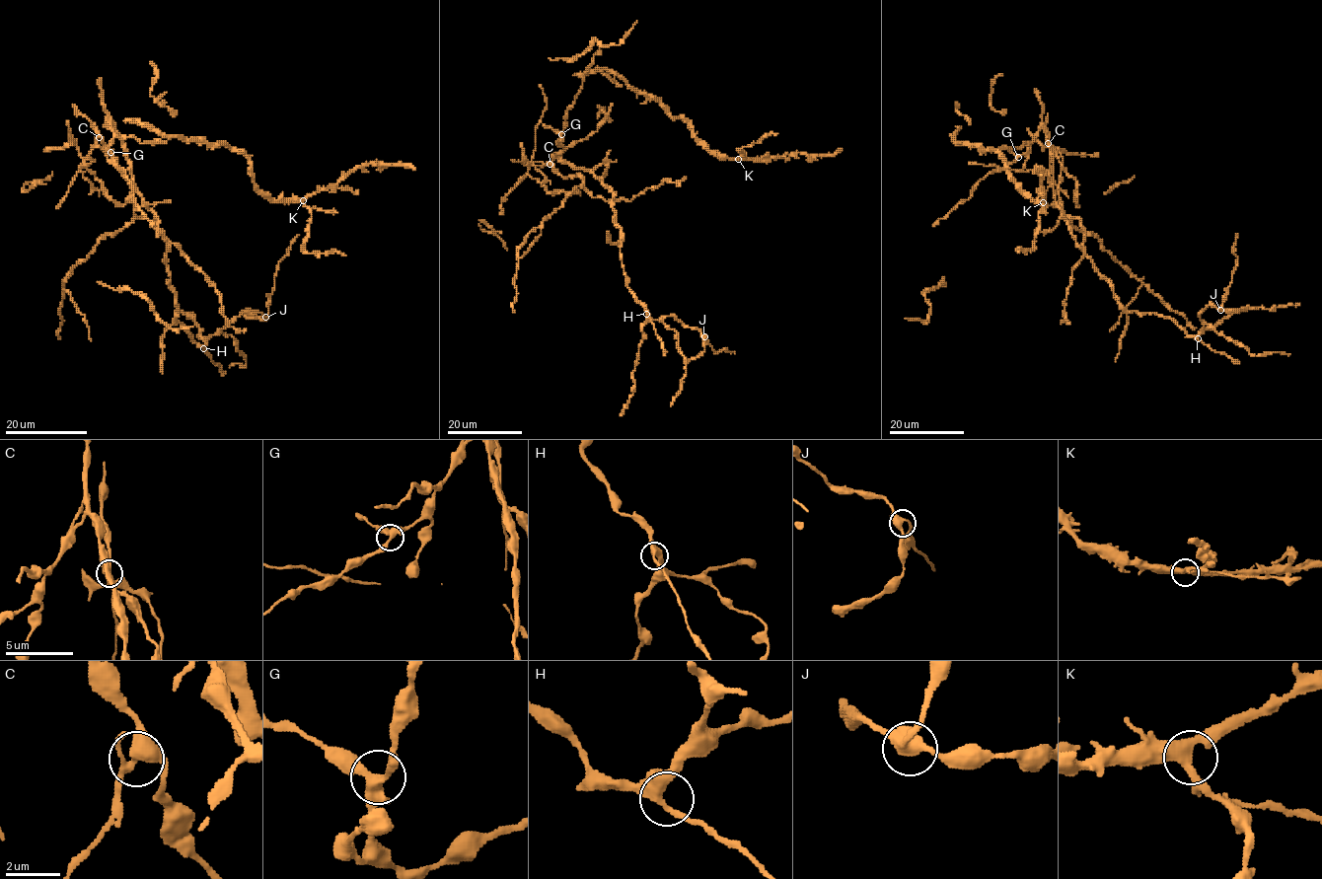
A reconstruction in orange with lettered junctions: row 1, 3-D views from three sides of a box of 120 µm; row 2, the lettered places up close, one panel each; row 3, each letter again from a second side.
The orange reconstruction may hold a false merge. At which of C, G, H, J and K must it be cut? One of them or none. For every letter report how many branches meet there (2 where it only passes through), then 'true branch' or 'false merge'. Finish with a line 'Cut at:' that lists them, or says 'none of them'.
C: branches 4; false merge
G: branches 3; true branch
H: branches 4; true branch
J: branches 3; true branch
K: branches 3; true branch
Cut at: C

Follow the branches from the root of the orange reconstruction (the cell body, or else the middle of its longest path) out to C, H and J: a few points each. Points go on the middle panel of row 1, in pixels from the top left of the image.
C: (576, 168), (583, 169), (581, 174), (564, 178), (553, 164), (550, 164)
H: (576, 168), (590, 171), (614, 193), (612, 203), (615, 222), (623, 234), (621, 258), (626, 287), (646, 314)
J: (576, 168), (590, 171), (614, 193), (622, 263), (634, 299), (653, 320), (673, 316), (704, 336)

